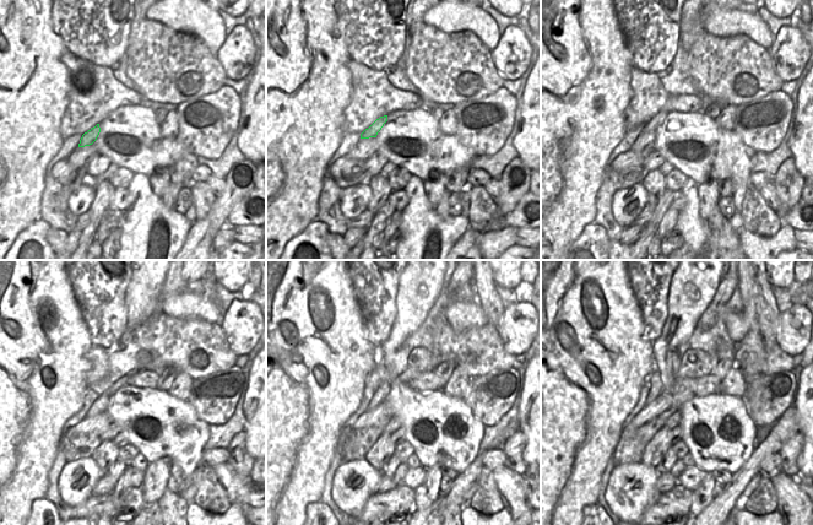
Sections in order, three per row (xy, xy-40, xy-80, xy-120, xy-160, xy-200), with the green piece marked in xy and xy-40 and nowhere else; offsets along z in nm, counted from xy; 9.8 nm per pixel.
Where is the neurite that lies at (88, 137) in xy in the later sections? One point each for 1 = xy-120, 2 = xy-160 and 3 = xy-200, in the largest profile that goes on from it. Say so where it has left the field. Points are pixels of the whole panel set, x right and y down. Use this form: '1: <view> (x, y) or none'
1: xy-120 (122, 382)
2: xy-160 (419, 361)
3: xy-200 (695, 363)

